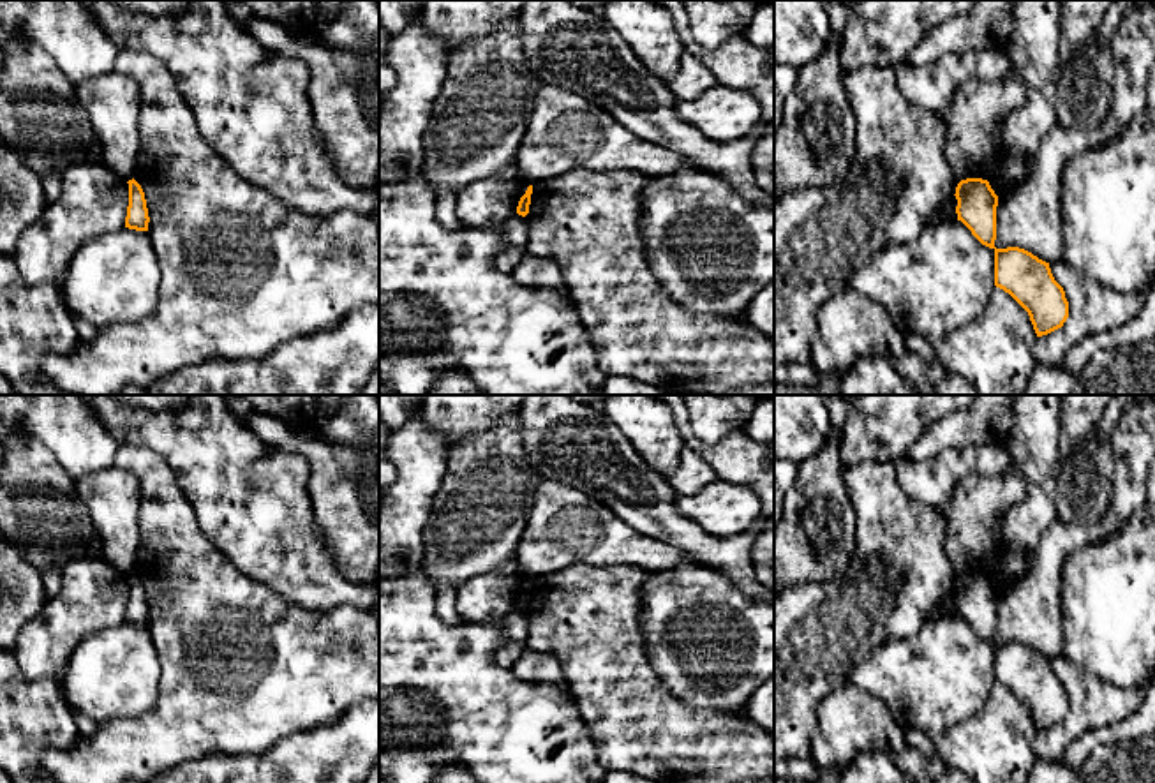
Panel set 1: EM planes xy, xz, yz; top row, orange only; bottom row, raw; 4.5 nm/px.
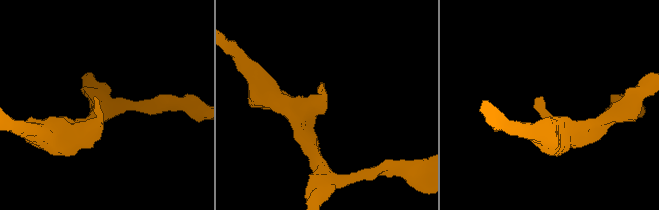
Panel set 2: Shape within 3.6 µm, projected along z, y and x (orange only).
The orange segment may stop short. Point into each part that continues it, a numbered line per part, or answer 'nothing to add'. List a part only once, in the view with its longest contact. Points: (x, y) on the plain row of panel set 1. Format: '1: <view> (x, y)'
nothing to add

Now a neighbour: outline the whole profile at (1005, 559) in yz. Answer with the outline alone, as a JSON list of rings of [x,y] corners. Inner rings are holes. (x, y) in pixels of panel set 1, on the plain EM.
[[[1002,533],[996,548],[984,556],[972,573],[987,575],[995,585],[1002,577],[1012,577],[1016,582],[1028,575],[1028,563],[1023,552],[1019,552]]]

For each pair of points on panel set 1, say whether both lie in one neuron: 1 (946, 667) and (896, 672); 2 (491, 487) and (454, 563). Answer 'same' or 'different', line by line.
1: same
2: same

